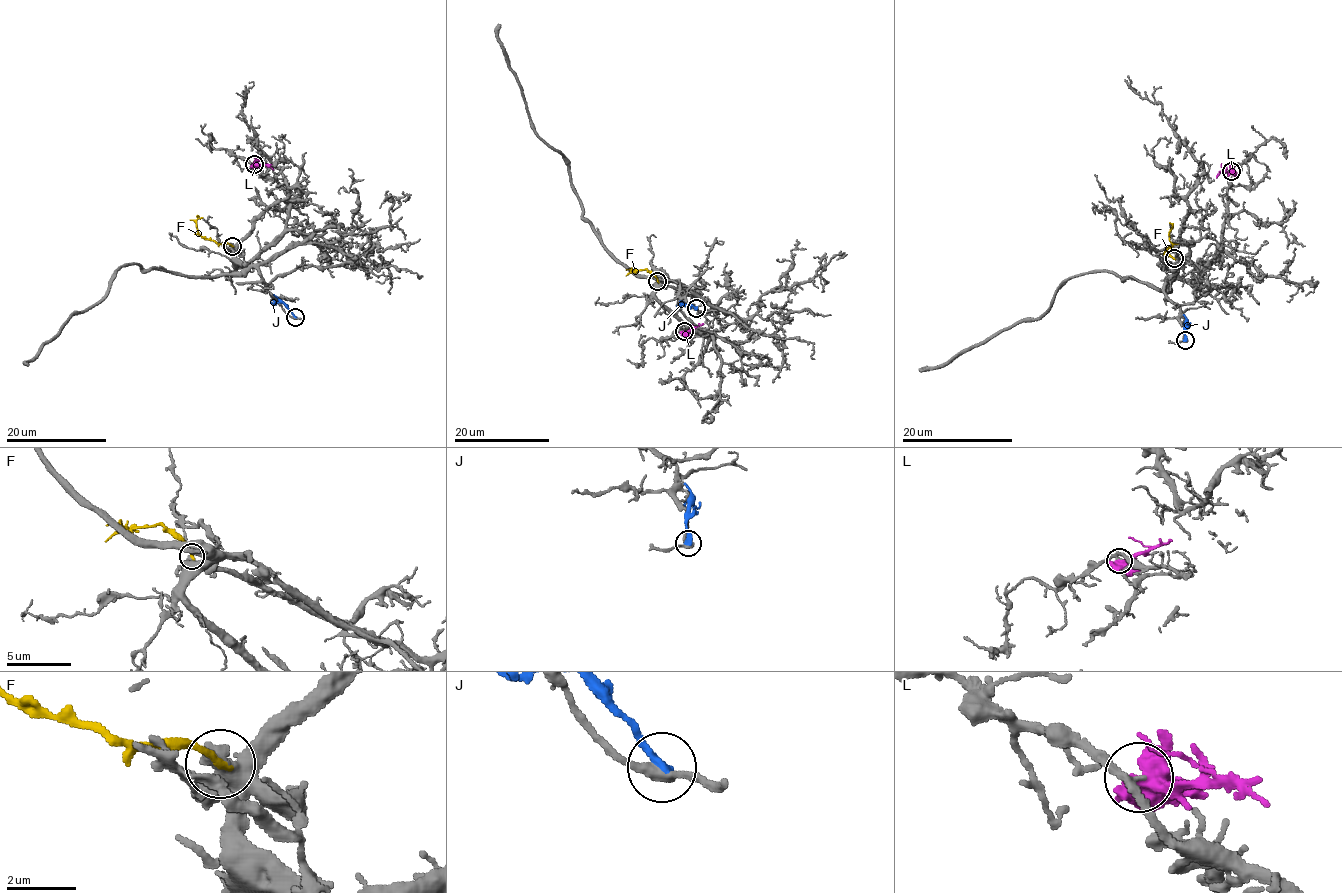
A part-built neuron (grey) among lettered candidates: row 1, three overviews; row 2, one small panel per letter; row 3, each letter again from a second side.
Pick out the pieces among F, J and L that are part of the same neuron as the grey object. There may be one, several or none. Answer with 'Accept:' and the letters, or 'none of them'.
Accept: F

